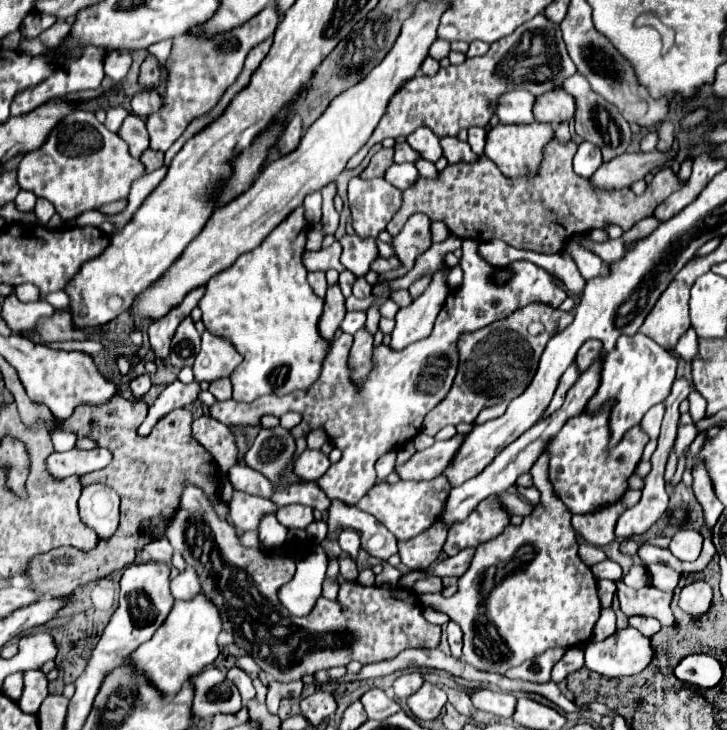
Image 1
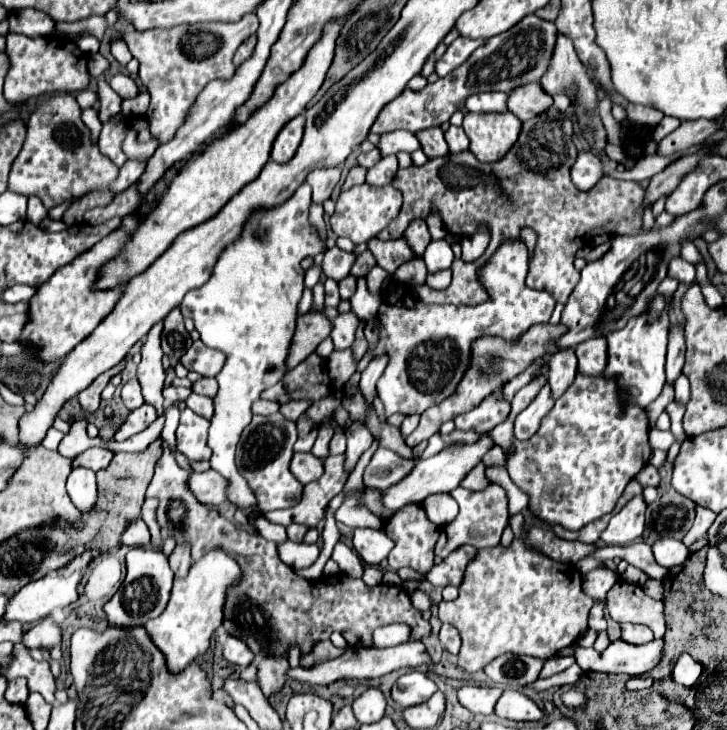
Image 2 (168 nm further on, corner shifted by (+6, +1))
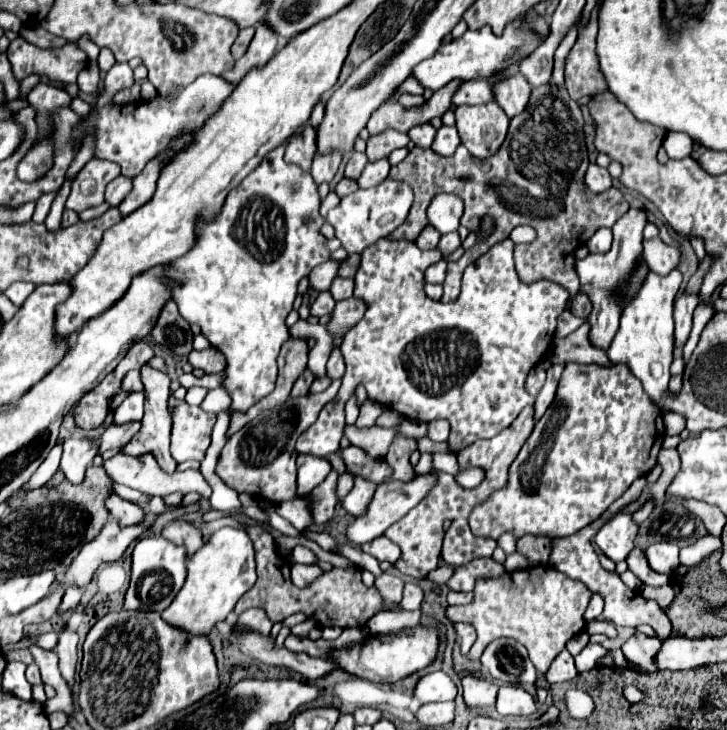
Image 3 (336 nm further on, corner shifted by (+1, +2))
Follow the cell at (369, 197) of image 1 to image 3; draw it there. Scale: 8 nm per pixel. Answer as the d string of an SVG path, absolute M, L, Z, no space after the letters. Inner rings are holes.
M387 178L379 186L367 188L367 190L357 190L345 198L327 214L327 222L335 228L335 236L343 242L343 248L353 252L363 252L369 244L377 242L379 238L385 238L391 234L399 224L405 222L409 208L413 202L413 192L405 182L391 180Z

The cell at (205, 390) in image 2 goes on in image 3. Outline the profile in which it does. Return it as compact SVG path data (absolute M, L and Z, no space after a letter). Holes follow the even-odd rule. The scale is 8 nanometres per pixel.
M189 388L189 390L187 390L187 396L185 396L185 402L197 406L197 404L201 404L201 400L207 396L207 392L209 392L207 388Z

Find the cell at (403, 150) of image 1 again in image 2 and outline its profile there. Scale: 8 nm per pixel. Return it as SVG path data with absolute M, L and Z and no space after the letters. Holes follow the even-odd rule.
M372 149L370 153L360 153L356 161L358 161L356 165L360 165L360 167L364 167L364 169L370 169L370 167L374 167L374 165L376 165L376 163L380 161L380 151L376 151L376 149Z

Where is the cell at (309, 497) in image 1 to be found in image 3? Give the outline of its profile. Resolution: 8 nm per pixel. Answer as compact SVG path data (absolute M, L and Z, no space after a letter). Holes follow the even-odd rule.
M333 380L333 384L325 392L289 398L285 404L271 410L263 410L255 420L245 424L237 434L227 440L225 448L221 450L221 460L217 464L217 474L221 476L221 480L237 492L247 492L271 504L297 498L295 442L299 434L317 420L319 410L337 396L339 388L341 380Z

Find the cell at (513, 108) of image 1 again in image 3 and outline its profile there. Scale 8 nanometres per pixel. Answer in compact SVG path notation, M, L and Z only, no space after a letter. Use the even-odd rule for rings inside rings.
M473 80L473 82L463 82L459 86L459 90L453 96L453 104L461 106L461 104L469 104L469 106L477 106L477 104L489 104L495 102L493 98L493 86L483 82L483 80Z

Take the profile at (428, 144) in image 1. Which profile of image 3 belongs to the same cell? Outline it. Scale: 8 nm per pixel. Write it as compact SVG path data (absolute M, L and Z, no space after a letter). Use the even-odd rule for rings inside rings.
M385 130L385 132L377 134L377 136L371 136L367 140L367 156L369 156L369 162L387 158L393 150L403 148L407 144L409 144L409 136L407 134L401 134L397 130Z

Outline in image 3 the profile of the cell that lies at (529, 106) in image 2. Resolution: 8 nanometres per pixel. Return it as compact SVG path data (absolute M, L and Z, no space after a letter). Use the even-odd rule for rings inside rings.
M513 72L507 78L499 80L493 86L493 92L495 92L495 102L507 112L509 118L513 118L521 114L521 110L525 110L525 106L529 104L531 86L529 82L525 82L523 74Z

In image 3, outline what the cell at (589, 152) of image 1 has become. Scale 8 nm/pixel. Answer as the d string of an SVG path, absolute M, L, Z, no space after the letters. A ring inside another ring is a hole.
M591 162L585 174L585 184L591 192L605 192L607 188L611 188L611 176L607 168L601 168L599 164Z

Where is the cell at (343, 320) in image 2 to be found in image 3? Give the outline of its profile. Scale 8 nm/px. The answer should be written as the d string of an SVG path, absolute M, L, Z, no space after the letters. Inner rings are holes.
M333 348L331 352L331 358L327 362L327 376L331 376L333 380L335 378L341 378L345 374L345 360L341 358L341 348Z

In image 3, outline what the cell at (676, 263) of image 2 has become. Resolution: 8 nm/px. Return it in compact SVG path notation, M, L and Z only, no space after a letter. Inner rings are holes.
M645 240L643 258L651 272L665 276L677 268L677 264L681 262L681 252L673 246L667 246L663 240Z

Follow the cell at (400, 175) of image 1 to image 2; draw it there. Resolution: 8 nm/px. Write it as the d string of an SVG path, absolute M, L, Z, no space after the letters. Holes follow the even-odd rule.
M396 155L382 157L372 169L368 169L368 173L366 173L366 183L368 183L368 185L374 185L374 187L388 185L388 183L392 183L392 179L394 179L394 175L396 175L396 169L398 169Z

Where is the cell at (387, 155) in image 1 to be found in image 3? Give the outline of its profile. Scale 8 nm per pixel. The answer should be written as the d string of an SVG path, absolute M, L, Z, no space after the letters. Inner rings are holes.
M343 178L339 184L337 184L337 188L335 188L335 192L343 198L343 196L347 196L347 194L351 194L351 192L355 192L359 186L357 186L357 180L353 180L353 178Z

